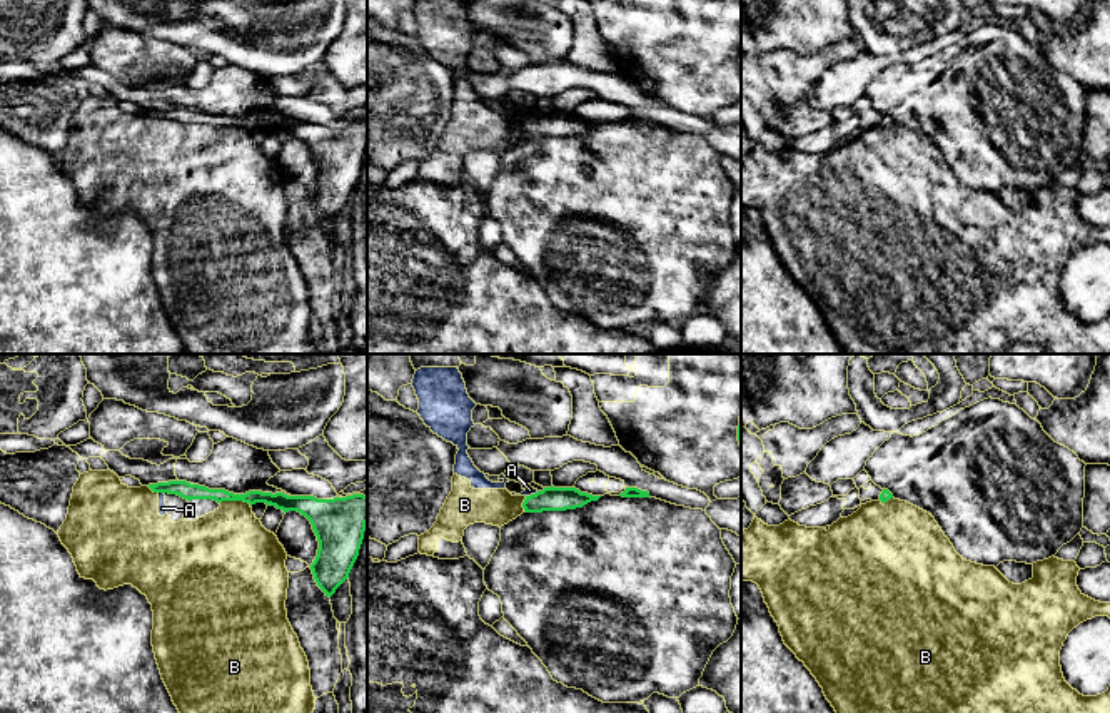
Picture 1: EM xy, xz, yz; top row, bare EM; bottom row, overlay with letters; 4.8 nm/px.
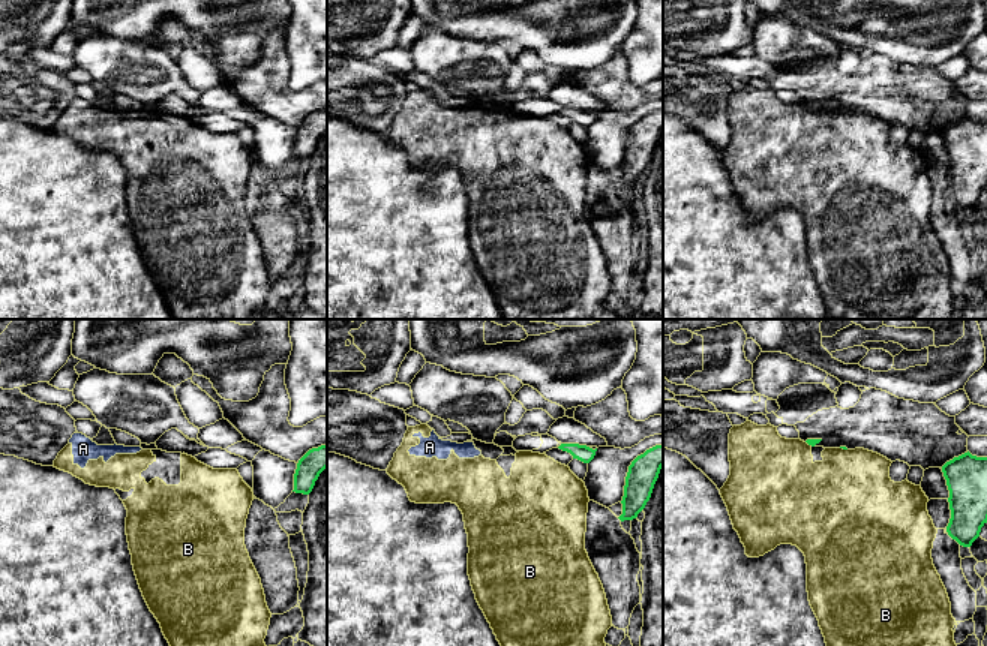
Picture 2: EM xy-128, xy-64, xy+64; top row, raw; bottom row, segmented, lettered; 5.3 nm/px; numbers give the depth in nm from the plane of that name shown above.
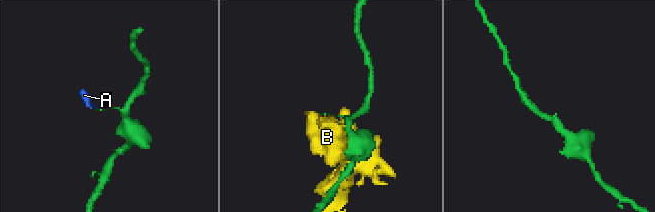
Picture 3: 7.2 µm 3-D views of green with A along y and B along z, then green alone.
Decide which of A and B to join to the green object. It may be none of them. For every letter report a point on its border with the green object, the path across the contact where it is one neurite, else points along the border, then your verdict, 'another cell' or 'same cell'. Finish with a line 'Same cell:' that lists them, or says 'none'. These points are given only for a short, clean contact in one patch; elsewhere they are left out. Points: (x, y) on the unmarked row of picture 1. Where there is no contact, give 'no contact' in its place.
A: xy (162, 117) | along xy (159, 117), (164, 121) | another cell
B: xy (236, 126) | another cell
Same cell: none

